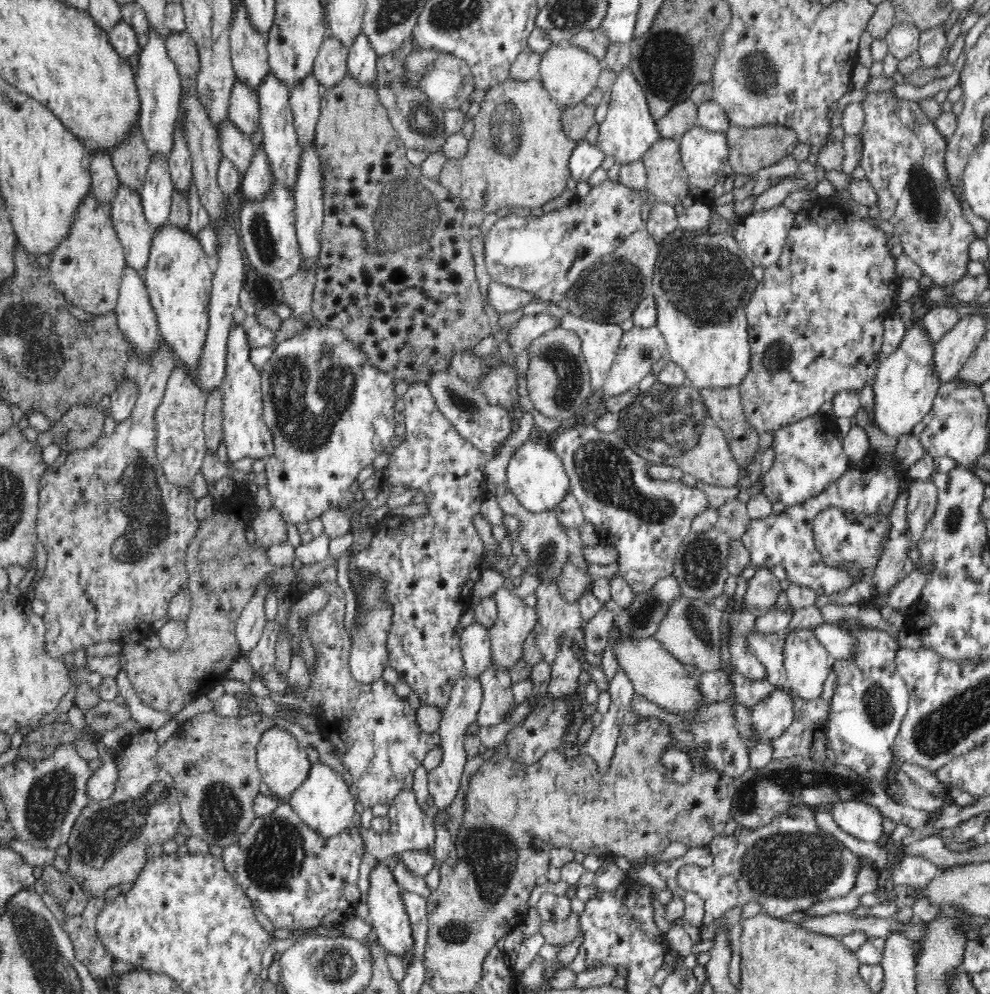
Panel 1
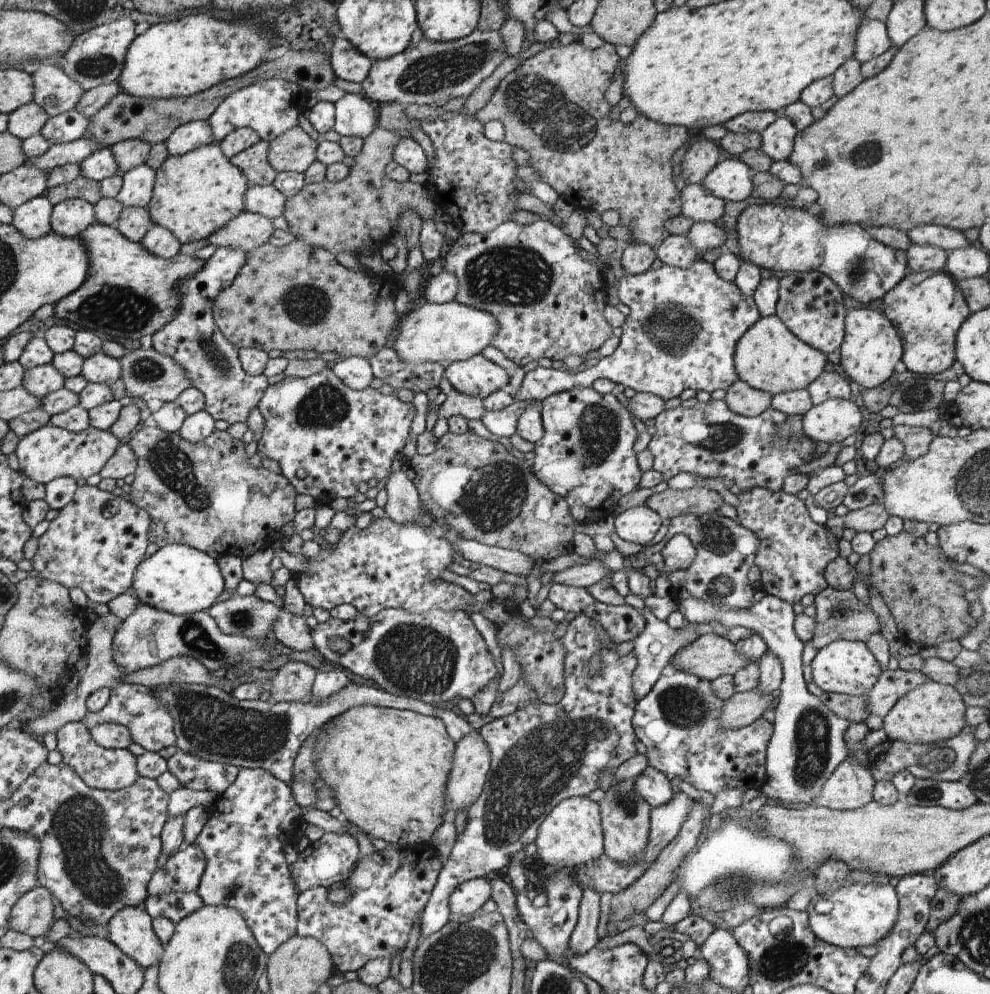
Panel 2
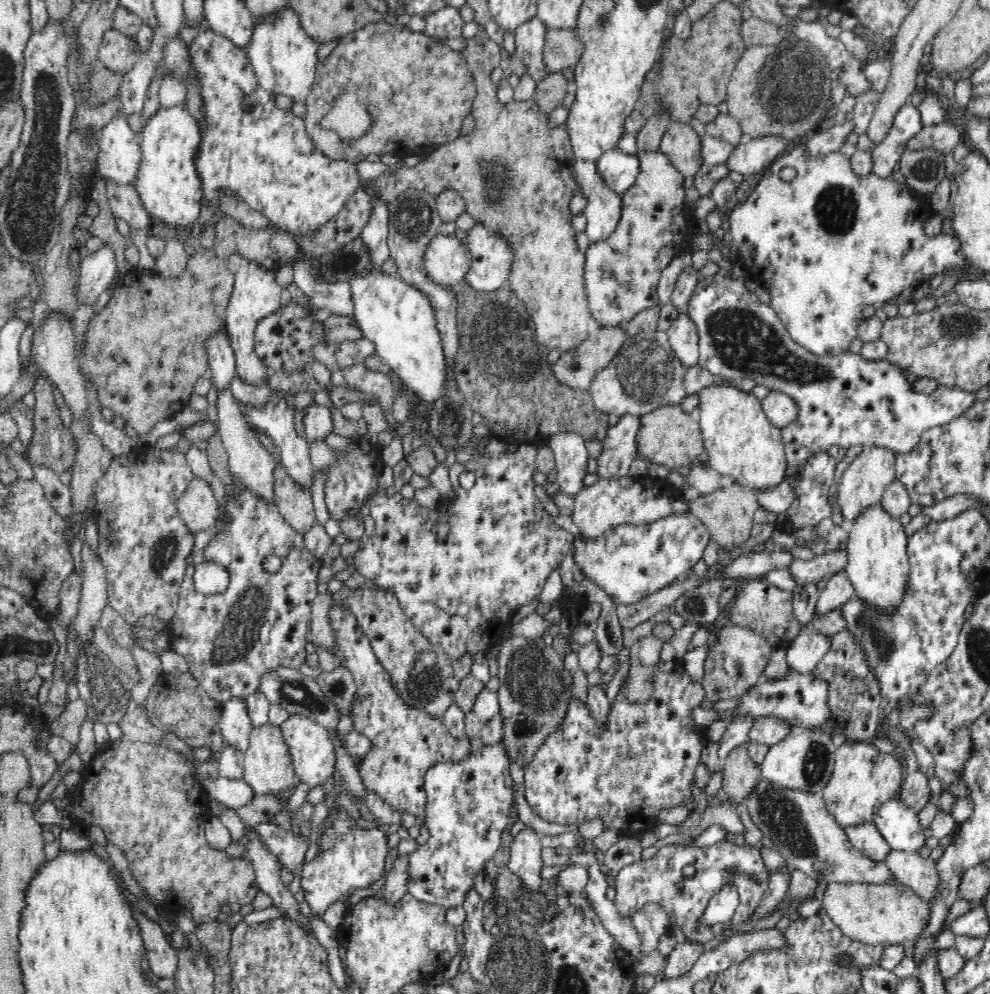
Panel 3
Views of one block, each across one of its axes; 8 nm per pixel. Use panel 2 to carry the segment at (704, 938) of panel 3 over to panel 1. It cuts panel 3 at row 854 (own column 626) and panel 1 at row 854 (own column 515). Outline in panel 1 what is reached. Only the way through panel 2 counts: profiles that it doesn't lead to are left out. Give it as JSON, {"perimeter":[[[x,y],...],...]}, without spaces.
{"perimeter":[[[809,806],[791,807],[776,816],[770,824],[760,828],[736,828],[732,836],[716,836],[707,846],[712,853],[713,863],[707,867],[684,865],[679,870],[679,885],[684,890],[695,892],[704,901],[704,924],[712,924],[725,910],[756,901],[763,906],[764,912],[772,916],[786,916],[800,912],[833,898],[847,896],[856,883],[856,874],[860,873],[862,862],[836,836],[823,832],[814,824],[814,813]]]}

